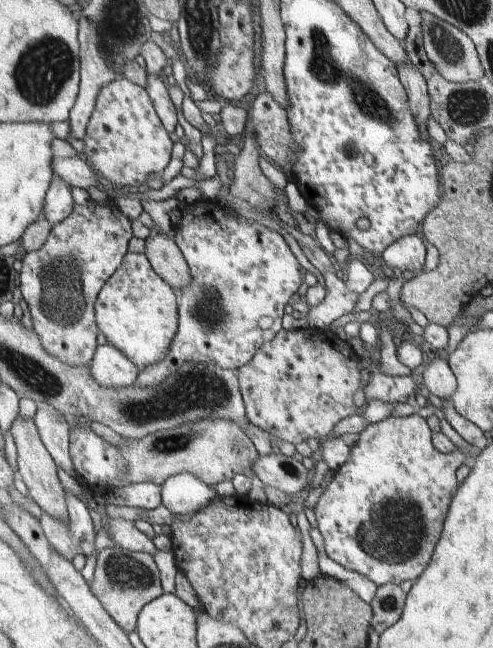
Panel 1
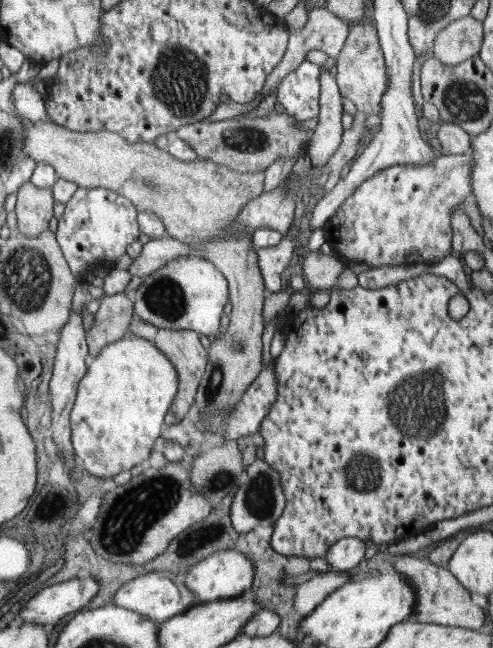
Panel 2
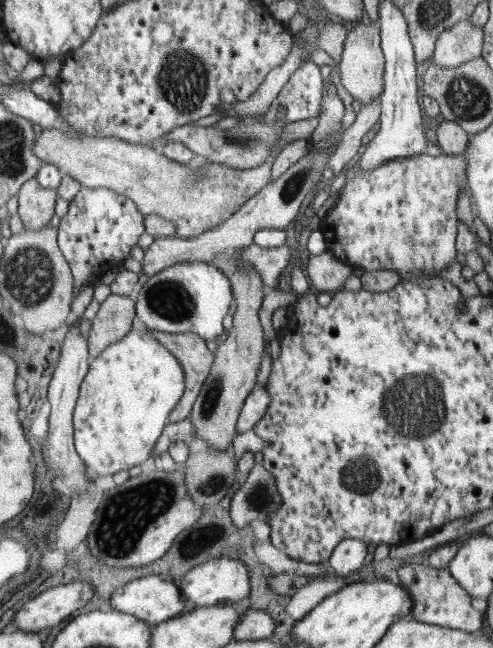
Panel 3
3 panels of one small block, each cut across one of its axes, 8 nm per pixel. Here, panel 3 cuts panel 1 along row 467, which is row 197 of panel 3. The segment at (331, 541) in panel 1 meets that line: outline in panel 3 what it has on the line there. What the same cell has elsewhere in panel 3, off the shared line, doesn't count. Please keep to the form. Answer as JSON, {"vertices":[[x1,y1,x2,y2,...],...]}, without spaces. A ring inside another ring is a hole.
{"vertices":[[427,151,420,156,410,156,410,158,396,158,390,160,382,166,376,166,368,172,364,172,355,161,346,167,345,185,342,190,341,196,338,196,334,208,330,210,327,220,320,222,319,230,327,237,328,252,332,253,336,258,350,266,362,268,364,271,373,270,394,270,400,273,401,280,416,279,416,277,432,277,440,276,439,271,448,267,450,262,454,262,456,256,456,236,459,236,459,229,456,227,456,200,458,194,462,190,467,190,466,184,466,166,467,162,464,161,462,155,446,155,438,152]]}

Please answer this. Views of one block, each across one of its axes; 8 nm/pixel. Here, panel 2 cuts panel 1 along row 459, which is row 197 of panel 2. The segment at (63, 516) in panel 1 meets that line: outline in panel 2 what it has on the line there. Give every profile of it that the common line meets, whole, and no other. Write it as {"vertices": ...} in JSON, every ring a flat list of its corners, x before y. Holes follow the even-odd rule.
{"vertices":[[31,181,23,185,17,194,15,206,18,230,25,238,36,238,48,230,52,218,54,198,50,188,34,186]]}

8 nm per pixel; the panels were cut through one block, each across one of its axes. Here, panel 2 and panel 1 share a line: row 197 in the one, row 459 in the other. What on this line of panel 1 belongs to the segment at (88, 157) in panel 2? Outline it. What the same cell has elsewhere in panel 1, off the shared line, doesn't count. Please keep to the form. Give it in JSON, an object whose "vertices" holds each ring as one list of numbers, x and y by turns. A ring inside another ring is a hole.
{"vertices":[[214,418,184,422,178,428,158,431,141,440,128,439,128,444,120,445,118,450,130,464,126,478,132,483,152,482,162,486,168,478,186,472,201,478,204,484,216,487,219,482,231,480,235,474,242,473,252,482,248,498,266,504,265,484,252,472,252,464,260,456,254,445,251,437,236,422,230,418]]}

